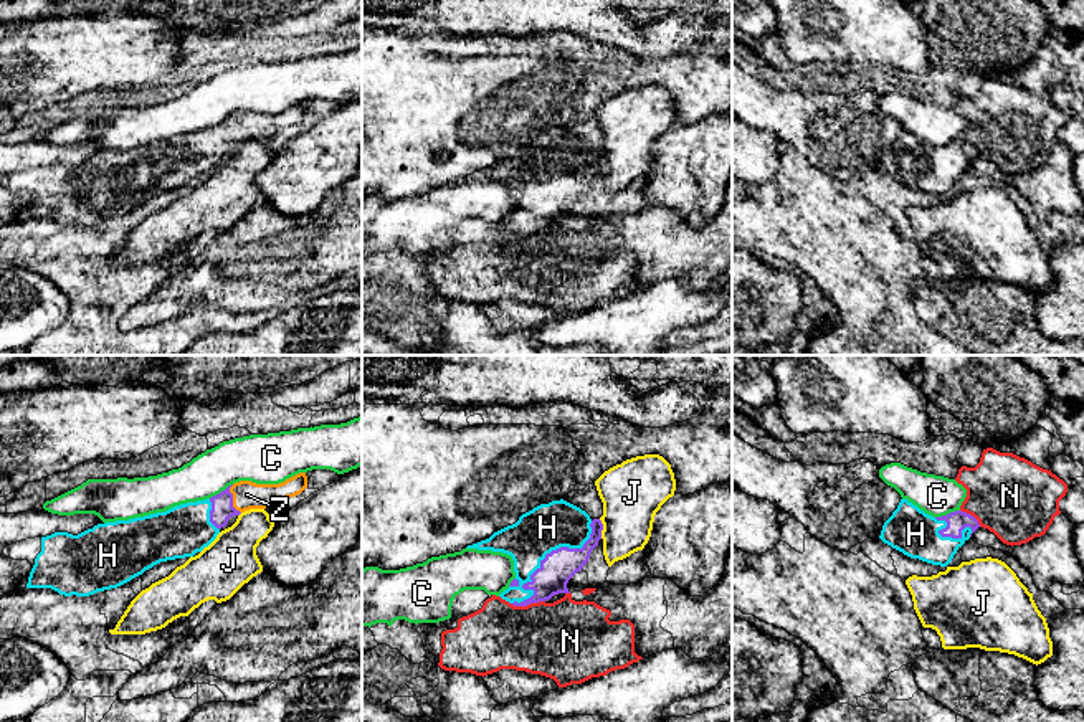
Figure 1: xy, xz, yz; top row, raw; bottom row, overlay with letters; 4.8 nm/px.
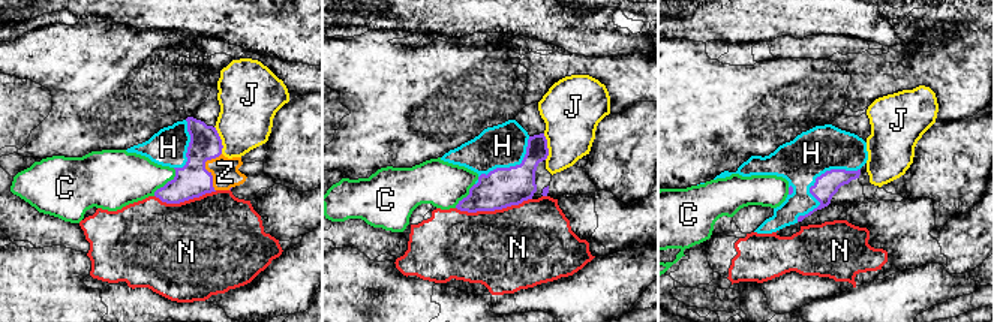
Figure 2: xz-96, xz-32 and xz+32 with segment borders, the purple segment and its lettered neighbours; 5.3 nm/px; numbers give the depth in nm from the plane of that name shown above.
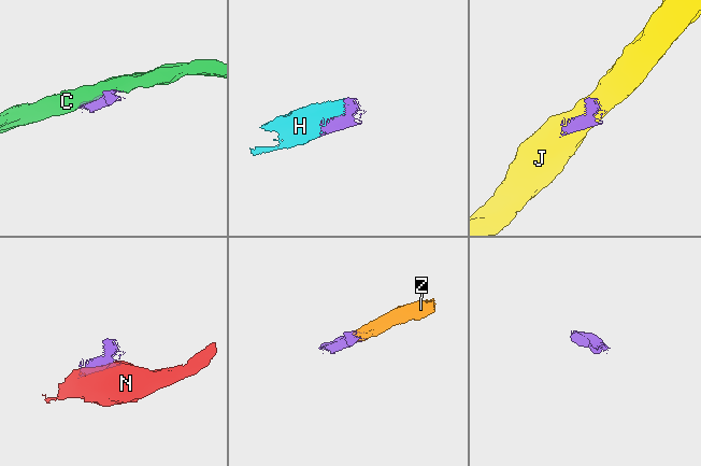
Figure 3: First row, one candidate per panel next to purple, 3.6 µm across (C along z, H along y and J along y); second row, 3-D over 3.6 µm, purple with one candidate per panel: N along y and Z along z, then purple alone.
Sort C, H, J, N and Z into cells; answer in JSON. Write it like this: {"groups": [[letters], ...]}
{"groups": [["C"], ["H", "Z"], ["J"], ["N"]]}

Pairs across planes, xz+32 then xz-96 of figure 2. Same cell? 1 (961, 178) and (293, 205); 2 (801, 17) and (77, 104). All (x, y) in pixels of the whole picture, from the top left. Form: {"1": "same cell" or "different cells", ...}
{"1": "different cells", "2": "different cells"}

